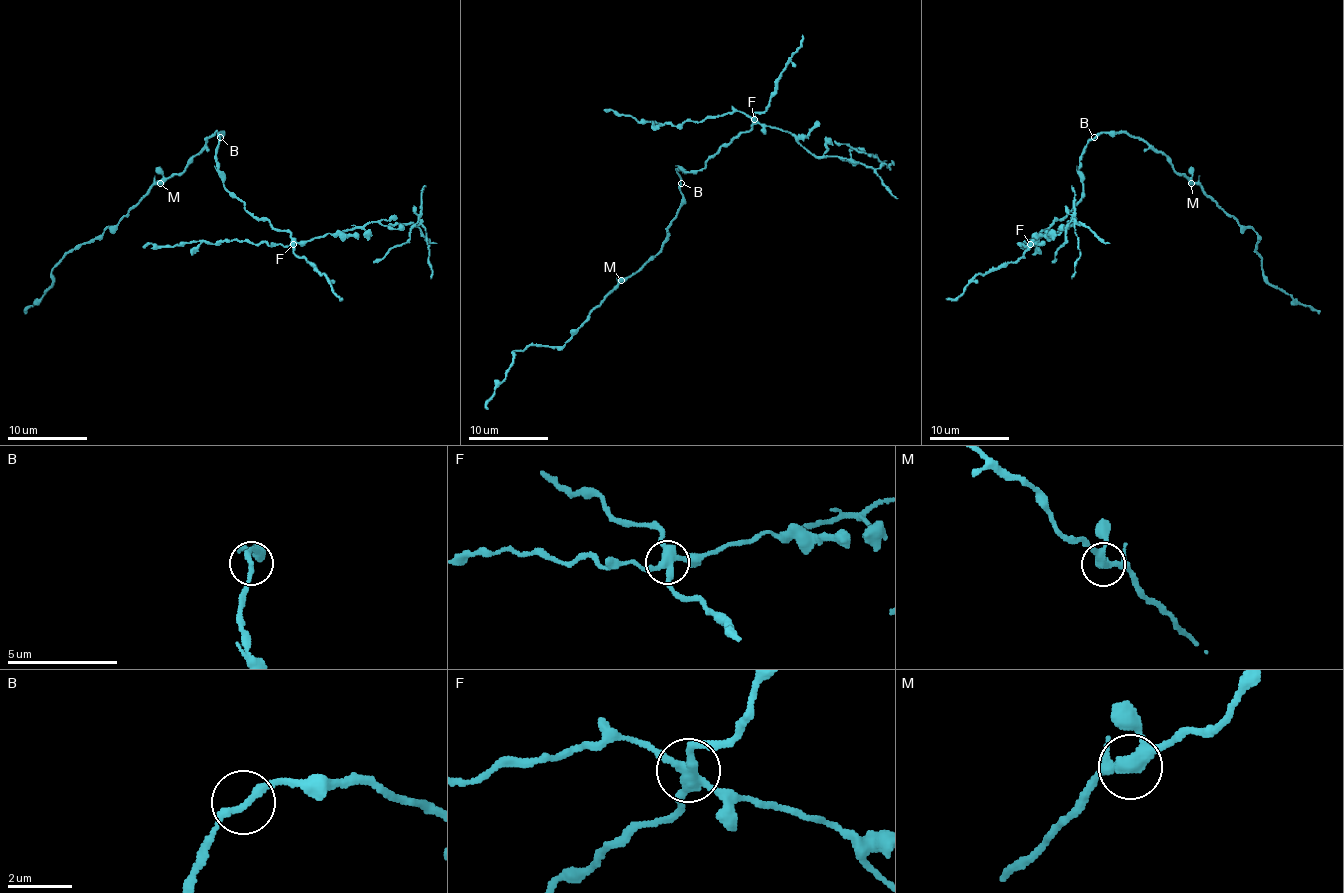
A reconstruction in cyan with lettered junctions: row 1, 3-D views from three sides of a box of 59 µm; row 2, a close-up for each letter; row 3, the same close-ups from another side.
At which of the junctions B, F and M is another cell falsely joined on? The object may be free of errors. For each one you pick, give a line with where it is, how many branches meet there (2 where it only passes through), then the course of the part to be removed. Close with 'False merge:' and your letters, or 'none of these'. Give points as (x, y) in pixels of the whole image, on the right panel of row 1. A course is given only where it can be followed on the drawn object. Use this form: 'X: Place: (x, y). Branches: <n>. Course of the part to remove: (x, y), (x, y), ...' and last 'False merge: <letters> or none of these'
F: Place: (1030, 244). Branches: 4. Course of the part to remove: (1030, 244), (1042, 234), (1068, 226), (1068, 222), (1080, 224), (1068, 224), (1064, 242), (1052, 262)
False merge: F

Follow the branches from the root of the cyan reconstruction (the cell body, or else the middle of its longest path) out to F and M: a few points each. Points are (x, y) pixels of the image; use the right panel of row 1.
F: (1096, 137), (1086, 145), (1080, 161), (1082, 199), (1030, 244)
M: (1096, 137), (1100, 133), (1130, 133), (1143, 139), (1191, 183)

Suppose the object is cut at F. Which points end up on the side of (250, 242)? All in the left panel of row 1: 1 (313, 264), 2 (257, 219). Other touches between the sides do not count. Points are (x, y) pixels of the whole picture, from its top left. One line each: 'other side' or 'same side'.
1: other side
2: other side

